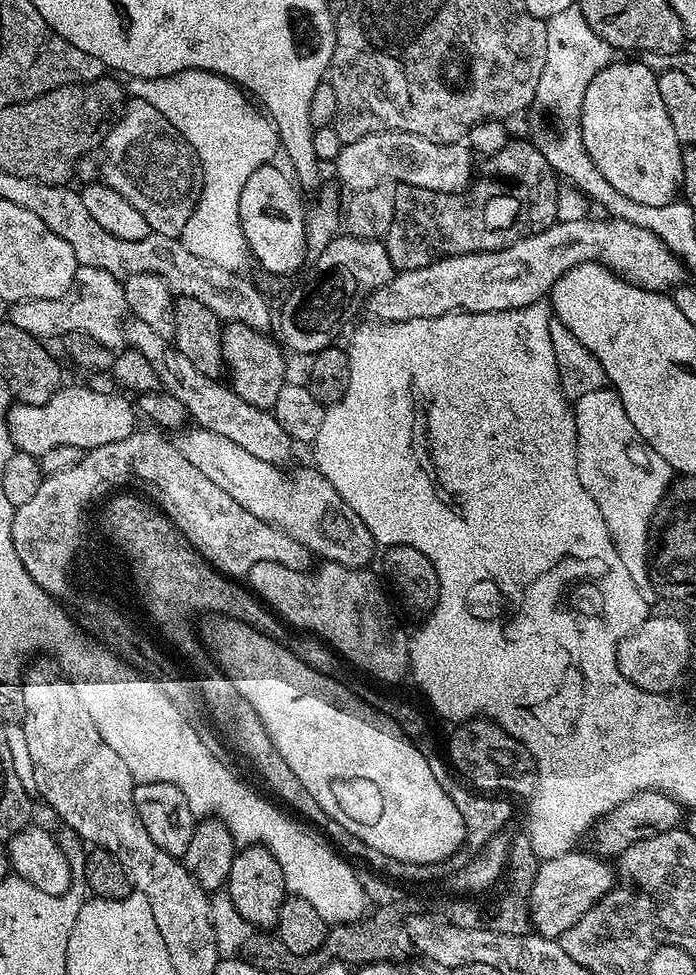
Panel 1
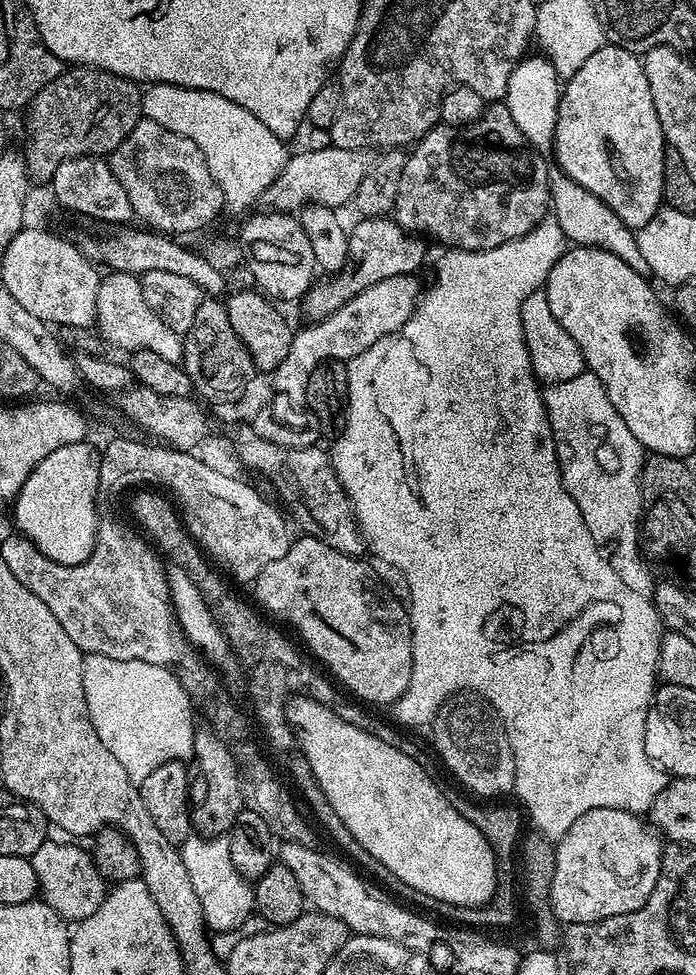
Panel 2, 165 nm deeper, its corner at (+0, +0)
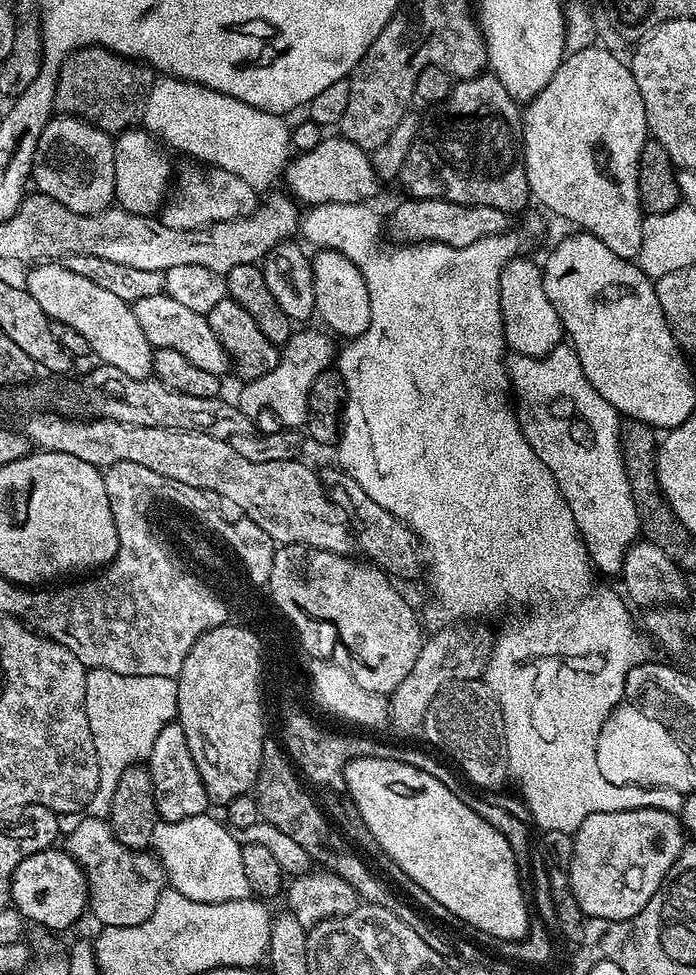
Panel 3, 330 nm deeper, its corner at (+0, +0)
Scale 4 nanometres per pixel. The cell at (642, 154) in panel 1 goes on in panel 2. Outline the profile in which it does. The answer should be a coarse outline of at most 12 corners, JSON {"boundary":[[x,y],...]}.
{"boundary":[[606,42],[567,77],[559,171],[638,230],[666,141],[643,59]]}

